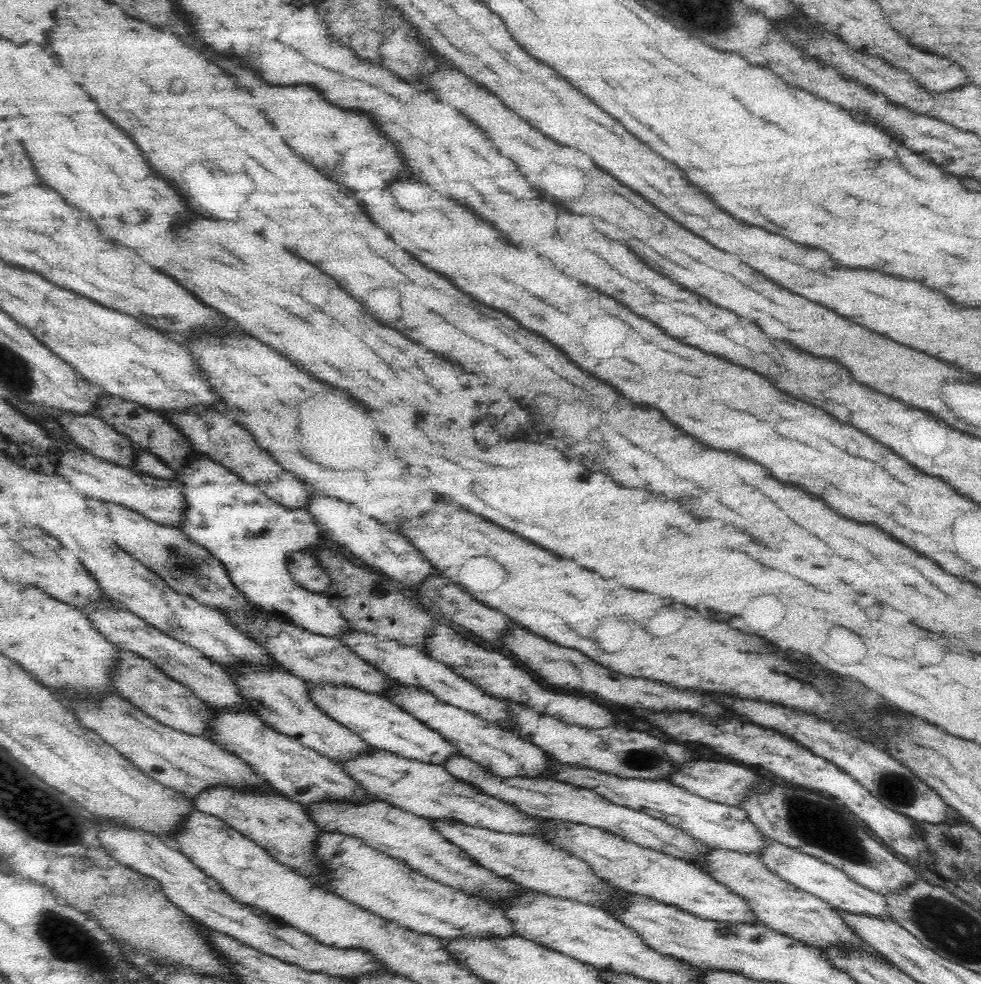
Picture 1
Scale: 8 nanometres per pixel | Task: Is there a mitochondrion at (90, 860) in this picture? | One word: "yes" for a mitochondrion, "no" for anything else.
yes

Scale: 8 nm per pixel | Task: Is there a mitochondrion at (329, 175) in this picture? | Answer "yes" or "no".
no

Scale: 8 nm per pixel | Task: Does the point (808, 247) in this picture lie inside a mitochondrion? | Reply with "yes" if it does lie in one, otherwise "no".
no

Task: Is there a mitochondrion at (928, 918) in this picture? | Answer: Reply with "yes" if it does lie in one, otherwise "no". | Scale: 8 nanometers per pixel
yes

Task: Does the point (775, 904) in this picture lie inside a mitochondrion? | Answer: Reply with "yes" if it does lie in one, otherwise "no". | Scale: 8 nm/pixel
no

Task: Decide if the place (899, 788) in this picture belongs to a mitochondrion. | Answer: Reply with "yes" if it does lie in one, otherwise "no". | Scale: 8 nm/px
yes

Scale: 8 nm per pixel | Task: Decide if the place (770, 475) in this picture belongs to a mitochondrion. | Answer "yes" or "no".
no

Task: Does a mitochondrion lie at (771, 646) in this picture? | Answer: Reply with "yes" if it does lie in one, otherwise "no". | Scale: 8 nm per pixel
no

